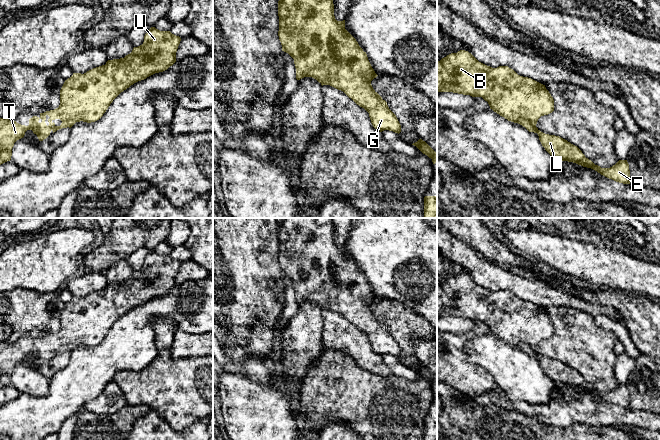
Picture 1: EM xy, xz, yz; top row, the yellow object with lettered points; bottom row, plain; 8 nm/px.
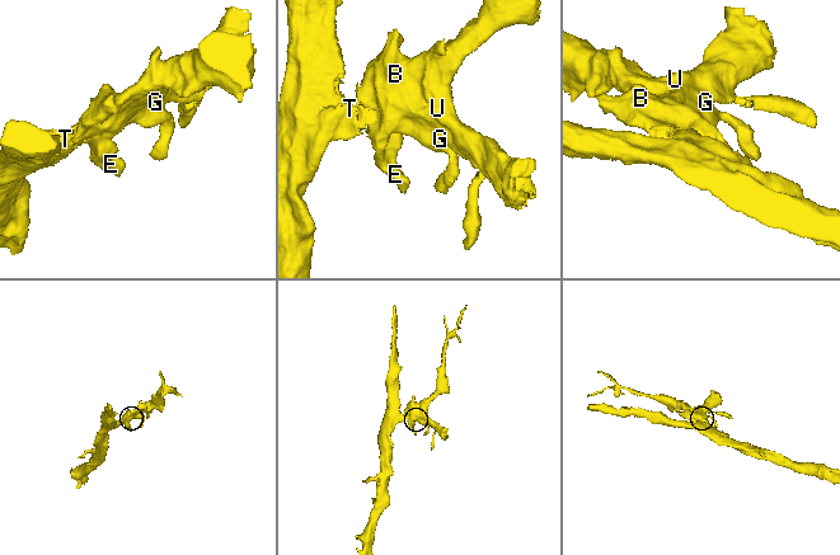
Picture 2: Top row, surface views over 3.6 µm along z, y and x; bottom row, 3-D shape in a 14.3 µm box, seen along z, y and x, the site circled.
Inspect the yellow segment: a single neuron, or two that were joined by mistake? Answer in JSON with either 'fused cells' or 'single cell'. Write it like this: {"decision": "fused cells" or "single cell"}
{"decision": "single cell"}

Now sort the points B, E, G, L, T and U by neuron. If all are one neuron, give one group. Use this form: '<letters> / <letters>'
B E G L T U

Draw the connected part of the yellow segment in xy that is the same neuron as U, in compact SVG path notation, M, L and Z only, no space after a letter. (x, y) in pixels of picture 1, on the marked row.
M151 27L144 36L144 42L134 47L124 58L108 60L105 65L93 68L84 74L73 73L65 80L60 90L60 105L58 108L33 116L29 125L21 125L10 121L7 117L0 118L0 165L10 161L14 143L23 138L27 130L32 130L39 141L46 139L50 132L62 128L71 128L76 122L95 122L106 112L113 100L134 83L167 70L176 62L176 52L181 38L170 31L160 31Z

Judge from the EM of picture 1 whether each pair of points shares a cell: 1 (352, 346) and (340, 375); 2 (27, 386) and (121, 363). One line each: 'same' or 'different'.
1: different
2: different

